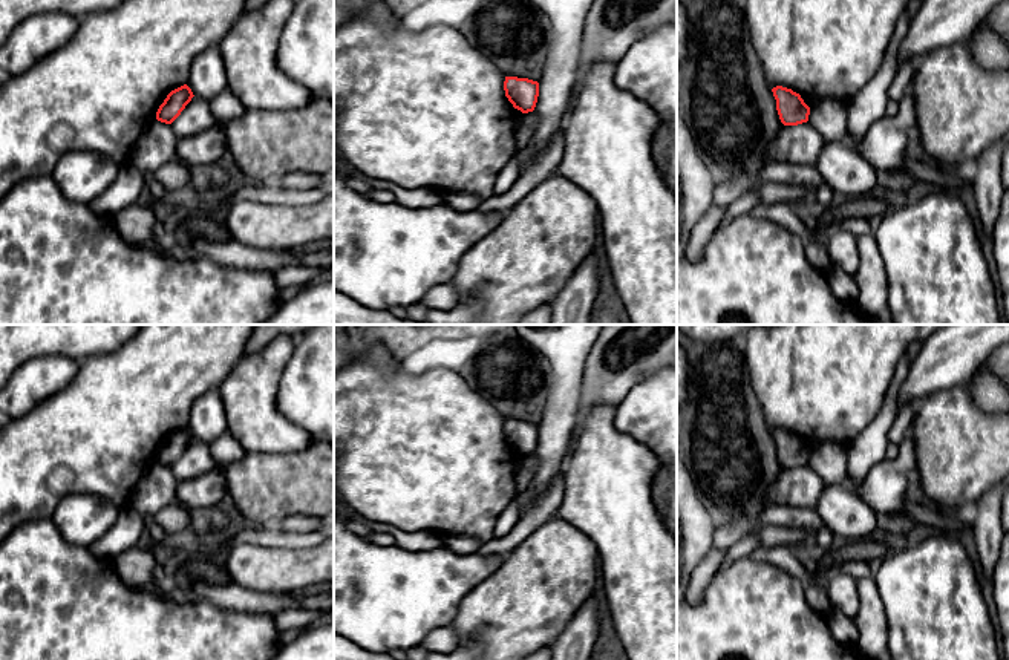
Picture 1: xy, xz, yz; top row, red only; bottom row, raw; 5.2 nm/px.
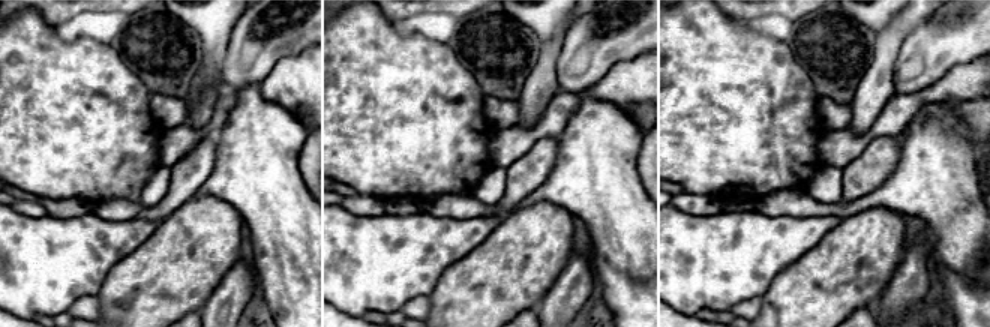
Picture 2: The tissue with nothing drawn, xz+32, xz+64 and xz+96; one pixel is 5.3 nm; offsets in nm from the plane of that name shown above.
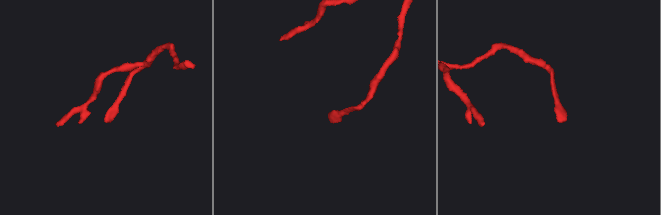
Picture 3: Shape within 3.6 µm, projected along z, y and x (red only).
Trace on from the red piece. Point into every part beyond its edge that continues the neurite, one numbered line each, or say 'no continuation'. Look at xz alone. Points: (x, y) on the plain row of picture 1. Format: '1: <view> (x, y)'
no continuation

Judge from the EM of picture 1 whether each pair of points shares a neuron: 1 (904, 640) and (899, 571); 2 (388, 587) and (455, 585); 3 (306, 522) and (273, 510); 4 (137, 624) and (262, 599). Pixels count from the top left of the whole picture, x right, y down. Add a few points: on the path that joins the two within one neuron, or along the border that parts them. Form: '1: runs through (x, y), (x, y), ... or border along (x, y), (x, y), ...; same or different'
1: runs through (904, 624), (904, 588); same
2: runs through (404, 590), (438, 590); same
3: border along (317, 516), (288, 515), (279, 522); different
4: border along (190, 596), (208, 601), (224, 610), (254, 613); different

